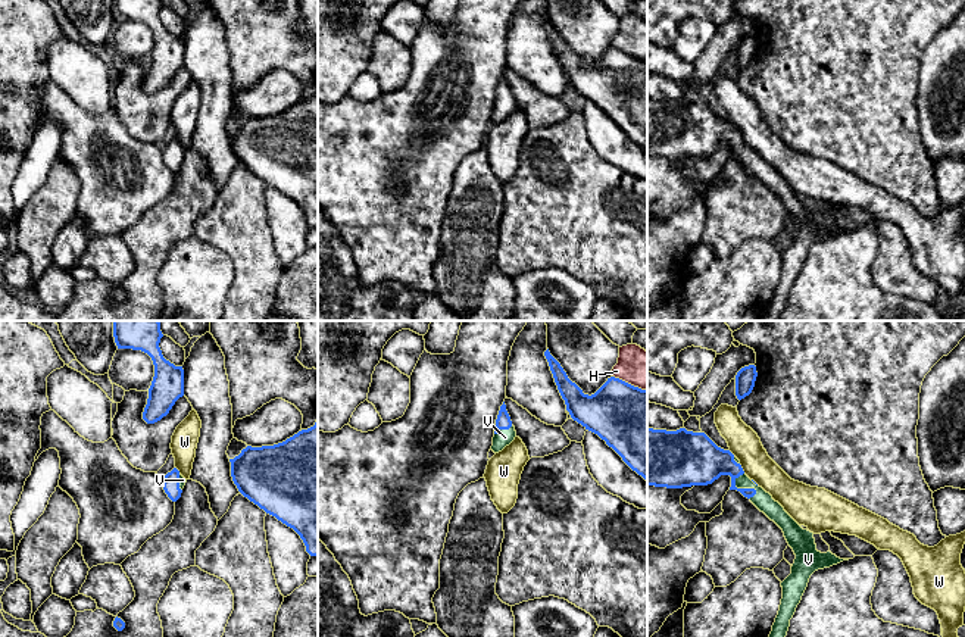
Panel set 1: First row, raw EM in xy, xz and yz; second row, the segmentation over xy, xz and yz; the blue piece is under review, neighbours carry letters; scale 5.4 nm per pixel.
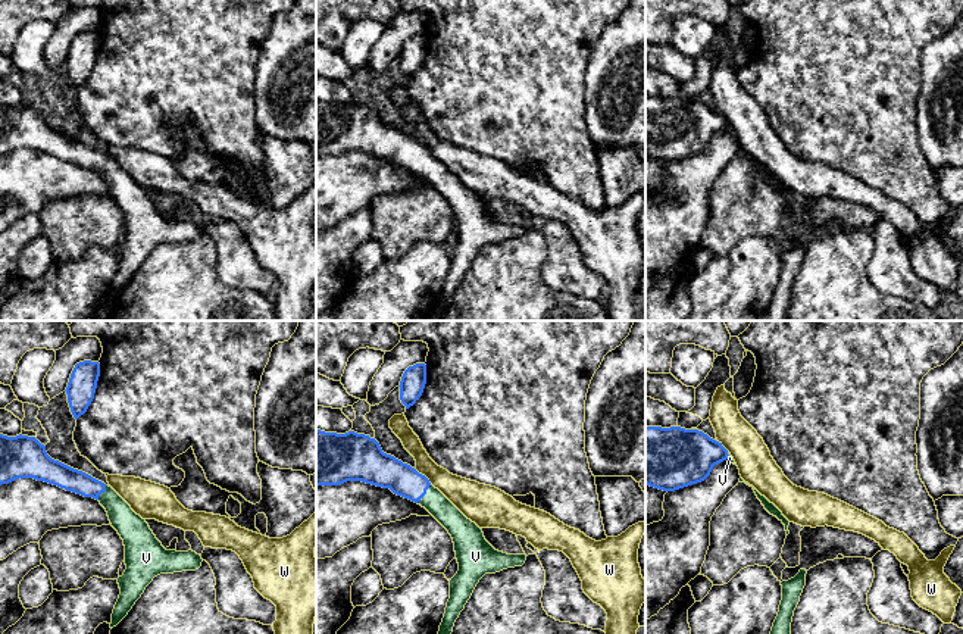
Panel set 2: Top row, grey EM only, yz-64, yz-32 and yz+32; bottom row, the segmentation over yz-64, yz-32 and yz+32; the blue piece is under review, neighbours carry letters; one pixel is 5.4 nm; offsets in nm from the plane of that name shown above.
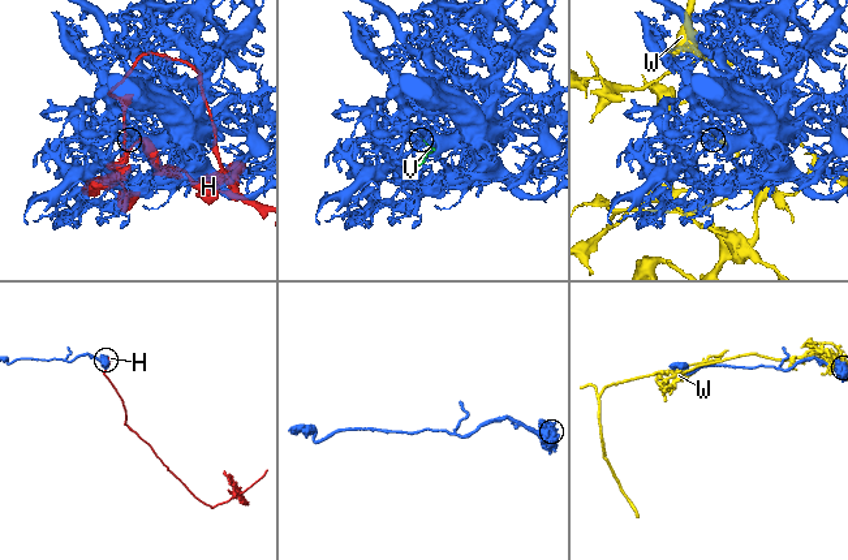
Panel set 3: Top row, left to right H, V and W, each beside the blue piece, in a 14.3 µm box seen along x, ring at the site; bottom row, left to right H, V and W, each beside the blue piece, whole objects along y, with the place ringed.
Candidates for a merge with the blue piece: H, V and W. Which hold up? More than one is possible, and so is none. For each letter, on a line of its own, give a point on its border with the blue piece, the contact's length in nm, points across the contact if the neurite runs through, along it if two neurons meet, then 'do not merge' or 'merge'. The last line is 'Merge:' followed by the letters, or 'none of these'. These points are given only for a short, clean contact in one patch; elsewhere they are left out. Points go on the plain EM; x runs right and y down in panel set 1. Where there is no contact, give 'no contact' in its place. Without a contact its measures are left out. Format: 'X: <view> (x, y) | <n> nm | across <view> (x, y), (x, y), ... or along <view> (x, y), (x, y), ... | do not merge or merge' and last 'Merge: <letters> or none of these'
H: xz (630, 55) | 200 nm | do not merge
V: yz (743, 159) | 150 nm | merge
W: yz (742, 139) | 70 nm | do not merge
Merge: V

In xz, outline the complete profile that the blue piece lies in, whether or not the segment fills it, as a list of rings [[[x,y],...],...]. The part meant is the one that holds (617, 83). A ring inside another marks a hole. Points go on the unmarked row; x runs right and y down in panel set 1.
[[[549,19],[544,26],[571,88],[605,110],[647,152],[647,60],[610,47],[588,66],[568,49]]]

